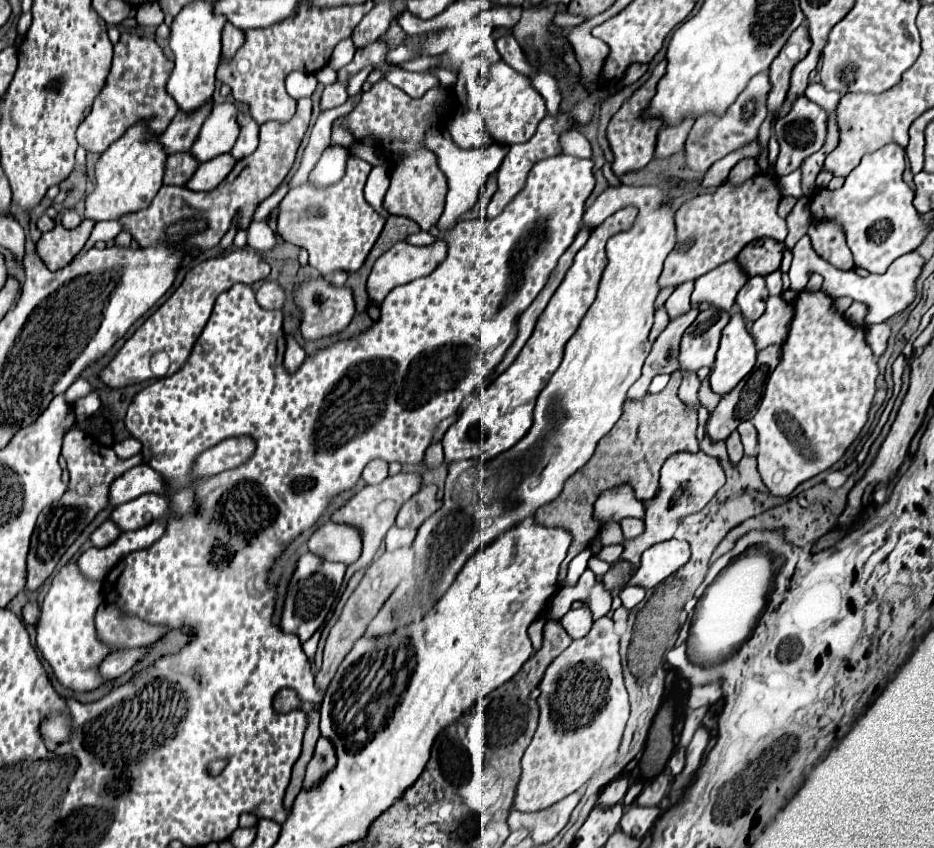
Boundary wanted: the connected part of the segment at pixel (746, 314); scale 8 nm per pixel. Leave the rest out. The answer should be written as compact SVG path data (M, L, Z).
M751 277L745 283L745 287L739 291L735 303L737 303L745 321L755 321L763 315L767 297L769 297L769 293L765 287L765 279L763 277Z

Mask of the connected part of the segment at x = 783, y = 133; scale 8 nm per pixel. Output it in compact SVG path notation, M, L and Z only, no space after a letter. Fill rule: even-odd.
M799 97L793 103L793 109L789 111L789 115L775 123L775 135L777 135L777 141L781 145L781 153L779 153L779 159L775 163L775 173L779 177L783 177L783 175L789 175L795 169L799 169L801 163L809 155L817 153L825 145L825 137L827 137L827 111L823 107L819 107L817 103L809 101L807 97Z

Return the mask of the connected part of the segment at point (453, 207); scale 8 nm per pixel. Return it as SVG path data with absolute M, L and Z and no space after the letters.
M435 129L435 131L427 131L427 137L423 139L423 147L427 147L429 151L433 151L437 155L437 163L439 169L443 171L443 175L447 177L447 205L445 205L445 213L441 215L437 227L439 229L449 229L457 223L457 217L465 211L469 211L475 203L477 203L477 195L479 195L479 187L485 183L485 179L499 169L503 157L507 155L509 147L507 145L499 145L493 143L489 147L483 149L461 149L453 143L451 135L447 129Z

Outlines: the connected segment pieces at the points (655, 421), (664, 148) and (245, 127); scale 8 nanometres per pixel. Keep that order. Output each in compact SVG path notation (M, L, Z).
M675 371L671 375L667 387L661 393L649 393L643 399L633 399L633 401L627 399L623 405L621 419L603 437L603 439L607 439L607 449L603 447L603 439L601 439L601 445L597 447L595 455L591 457L591 463L587 463L587 467L581 467L575 475L571 475L571 479L567 479L567 487L563 487L563 491L559 493L559 499L557 499L559 505L553 505L553 501L551 501L551 503L539 507L539 511L535 513L537 523L541 523L545 527L563 527L573 537L567 559L563 561L563 567L559 573L559 587L565 585L569 561L577 553L585 551L601 529L599 521L595 521L595 517L593 517L593 505L601 491L619 487L619 483L631 483L635 497L645 503L659 493L659 471L671 455L681 453L681 451L689 451L689 453L699 451L699 443L697 443L697 409L699 409L699 405L687 407L677 395L679 385L681 385L681 373Z
M687 117L679 125L673 125L673 127L671 125L665 125L659 131L655 157L669 157L669 155L681 151L683 145L685 145L685 139L689 135L689 129L693 127L693 123L695 123L695 117Z
M239 107L237 123L241 127L241 133L237 137L237 143L231 149L231 155L239 161L239 159L243 159L255 151L257 141L259 141L259 125L255 123L255 119L251 119L251 115L245 107Z

